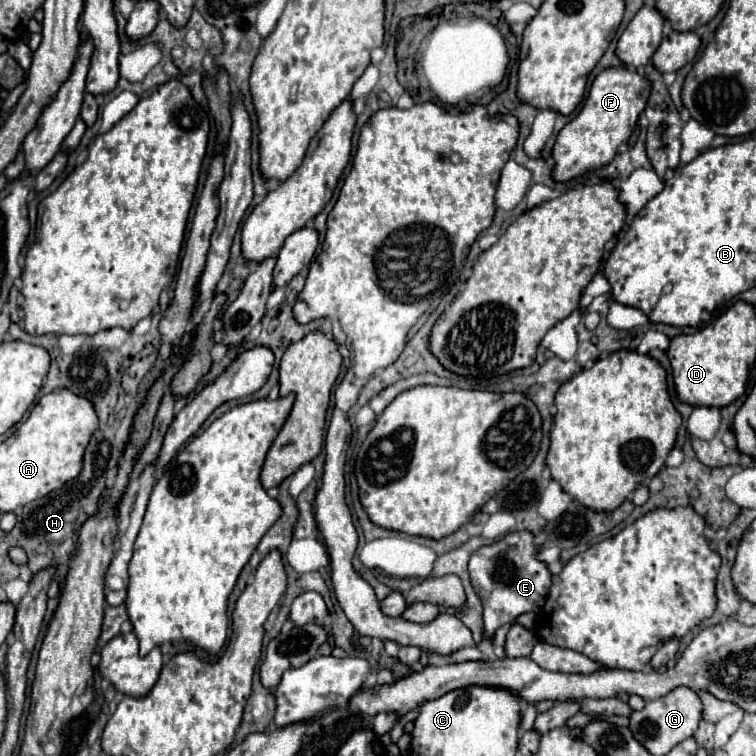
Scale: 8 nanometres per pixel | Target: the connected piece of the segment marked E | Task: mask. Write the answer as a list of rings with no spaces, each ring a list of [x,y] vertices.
[[[520,530],[504,536],[502,540],[482,546],[470,558],[470,580],[474,590],[484,602],[484,632],[492,638],[494,630],[518,618],[524,612],[538,612],[546,604],[552,574],[548,566],[538,560],[538,546],[530,530]]]

